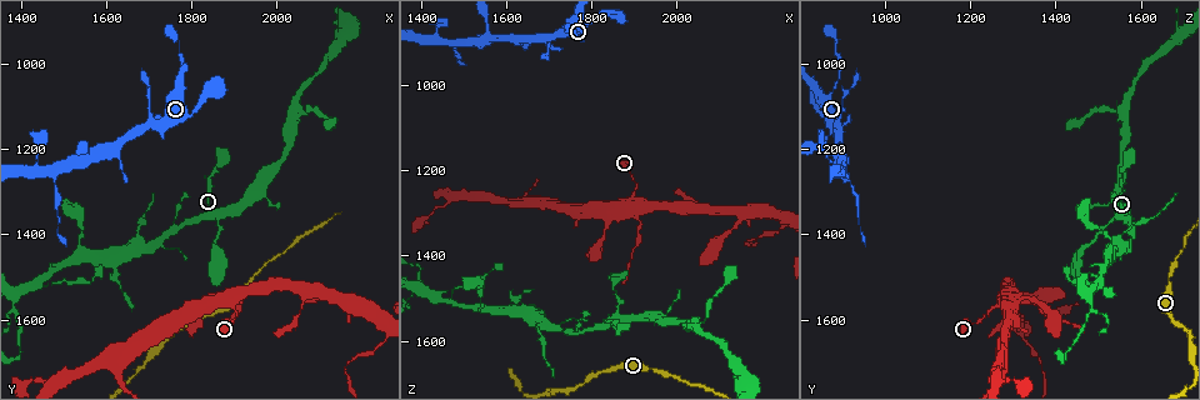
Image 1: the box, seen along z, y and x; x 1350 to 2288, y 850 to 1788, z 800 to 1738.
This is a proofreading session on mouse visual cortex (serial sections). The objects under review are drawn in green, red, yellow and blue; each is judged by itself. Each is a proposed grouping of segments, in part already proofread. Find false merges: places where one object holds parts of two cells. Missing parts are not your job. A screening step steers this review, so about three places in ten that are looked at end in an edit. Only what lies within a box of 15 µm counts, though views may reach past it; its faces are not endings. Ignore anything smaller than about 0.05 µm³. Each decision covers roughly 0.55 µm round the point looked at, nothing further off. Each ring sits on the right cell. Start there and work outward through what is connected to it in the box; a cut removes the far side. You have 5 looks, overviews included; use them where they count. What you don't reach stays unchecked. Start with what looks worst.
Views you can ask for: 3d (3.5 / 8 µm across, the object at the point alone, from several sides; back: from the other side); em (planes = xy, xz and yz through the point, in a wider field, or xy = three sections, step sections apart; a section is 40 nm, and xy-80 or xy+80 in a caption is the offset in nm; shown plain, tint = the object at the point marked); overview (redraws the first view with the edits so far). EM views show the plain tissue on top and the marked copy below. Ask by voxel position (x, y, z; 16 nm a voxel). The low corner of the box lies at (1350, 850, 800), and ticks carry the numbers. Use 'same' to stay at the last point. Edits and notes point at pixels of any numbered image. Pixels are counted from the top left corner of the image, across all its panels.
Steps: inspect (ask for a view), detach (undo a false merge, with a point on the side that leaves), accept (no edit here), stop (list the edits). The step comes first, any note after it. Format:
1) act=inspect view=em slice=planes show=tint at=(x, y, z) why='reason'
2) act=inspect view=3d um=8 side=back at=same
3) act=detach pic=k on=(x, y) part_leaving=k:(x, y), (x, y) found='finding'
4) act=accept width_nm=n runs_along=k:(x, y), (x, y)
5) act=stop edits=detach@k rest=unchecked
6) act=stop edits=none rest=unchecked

act=inspect view=3d um=3.5 side=back at=(1690, 1440, 1555) why='branch point'

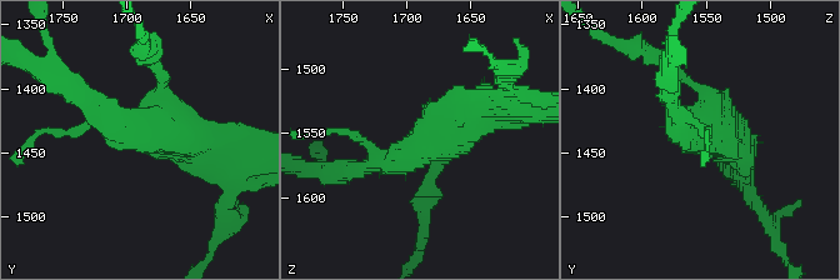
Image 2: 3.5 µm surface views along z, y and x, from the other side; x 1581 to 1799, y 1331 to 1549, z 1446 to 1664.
act=inspect view=em slice=xy step=3 show=tint at=(1688, 1434, 1560) arms=3 arm_widths_nm=150,250,400 why='need the tissue'

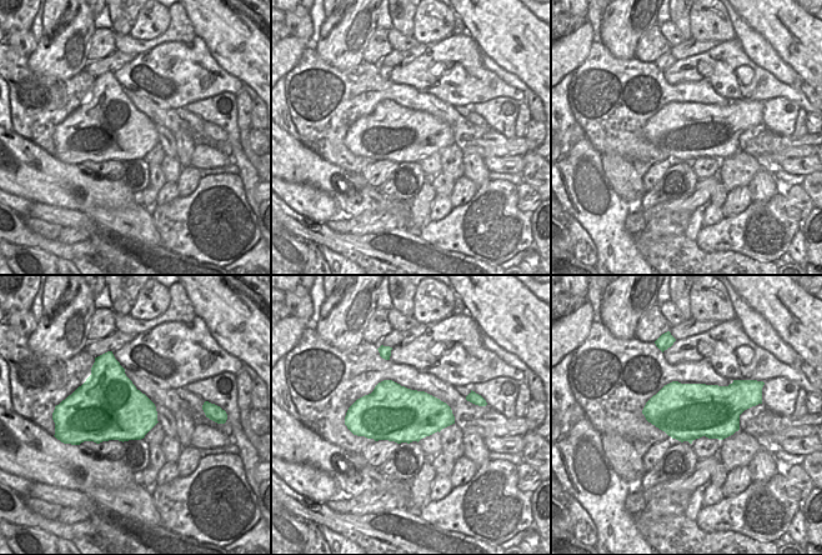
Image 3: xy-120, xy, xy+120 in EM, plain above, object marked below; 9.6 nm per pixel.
act=accept runs_along=2:(373, 164), (511, 106) found='one cell here'

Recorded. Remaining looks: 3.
act=inspect view=3d um=3.5 side=back at=(1435, 1520, 1500) why='sudden change in width'

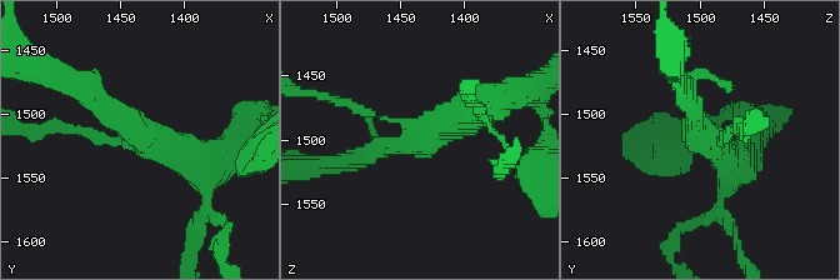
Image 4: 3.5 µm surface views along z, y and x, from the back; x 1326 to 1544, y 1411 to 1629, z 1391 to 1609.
act=inspect view=em slice=xy step=5 show=tint at=(1434, 1518, 1498) arms=3 arm_widths_nm=100,250,450

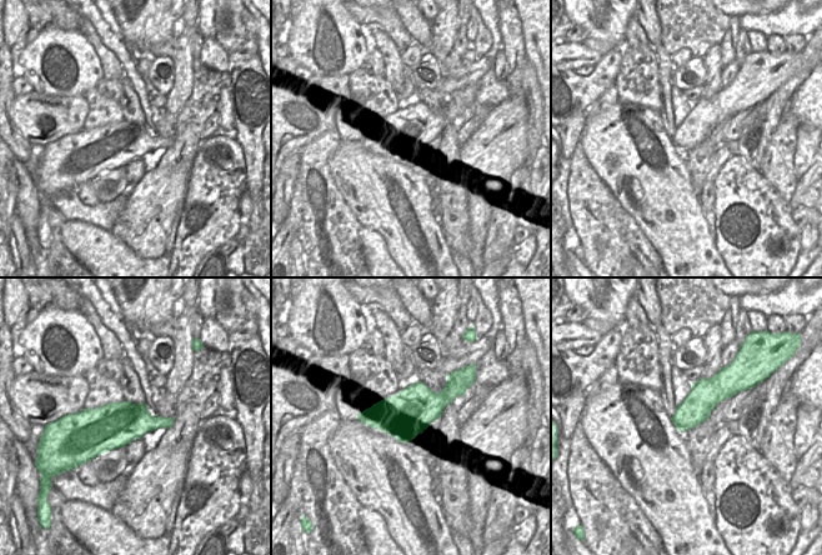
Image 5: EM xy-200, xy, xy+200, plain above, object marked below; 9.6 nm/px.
act=accept runs_along=4:(78, 86), (124, 125), (208, 175) found='one cell here'

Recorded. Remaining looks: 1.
act=stop edits=none rest=unchecked

